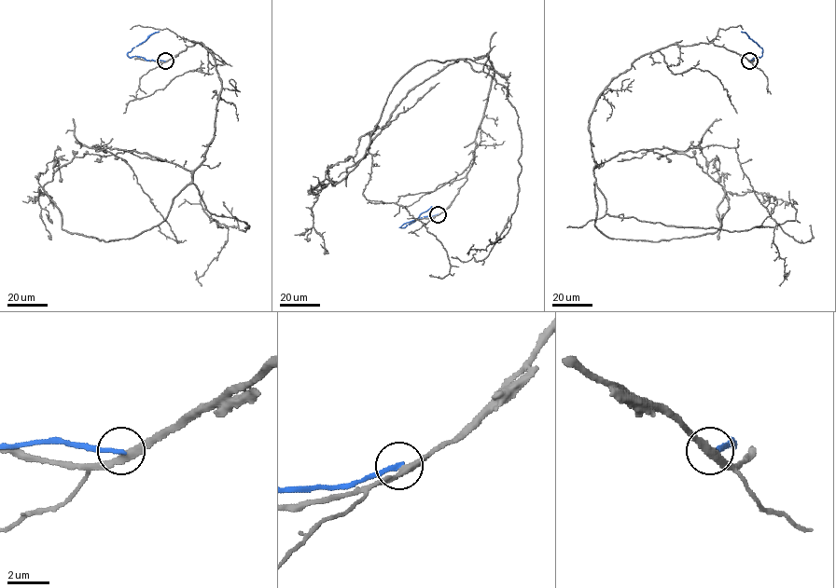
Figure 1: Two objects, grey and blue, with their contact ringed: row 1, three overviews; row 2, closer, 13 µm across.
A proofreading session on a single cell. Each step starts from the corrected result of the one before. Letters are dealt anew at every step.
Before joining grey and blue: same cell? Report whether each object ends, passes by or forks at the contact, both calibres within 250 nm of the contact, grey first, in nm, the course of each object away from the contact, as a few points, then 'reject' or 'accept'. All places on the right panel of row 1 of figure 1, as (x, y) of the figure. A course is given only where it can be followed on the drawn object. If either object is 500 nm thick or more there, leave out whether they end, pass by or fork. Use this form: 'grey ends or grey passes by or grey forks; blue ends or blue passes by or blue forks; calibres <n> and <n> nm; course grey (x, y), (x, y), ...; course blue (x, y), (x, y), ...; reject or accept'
grey passes by; blue ends; calibres 320 and 220 nm; course grey (749, 61), (712, 43), (644, 54), (589, 121), (602, 233), (717, 231), (724, 190), (694, 157), (617, 161); course blue (749, 61), (760, 57), (762, 49), (741, 31); reject

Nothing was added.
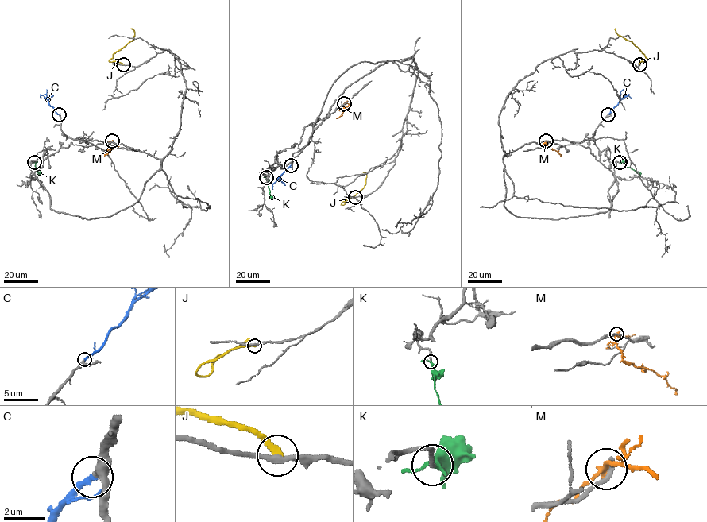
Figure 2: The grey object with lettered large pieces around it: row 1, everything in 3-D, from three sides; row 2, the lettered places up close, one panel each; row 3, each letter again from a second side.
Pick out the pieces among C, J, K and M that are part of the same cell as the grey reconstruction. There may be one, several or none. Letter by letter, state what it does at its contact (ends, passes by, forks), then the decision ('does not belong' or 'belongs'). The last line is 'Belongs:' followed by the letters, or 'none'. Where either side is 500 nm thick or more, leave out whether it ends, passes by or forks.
C: it ends; belongs
J: it ends; does not belong
K: it passes by; belongs
M: it passes by; does not belong
Belongs: C, K

